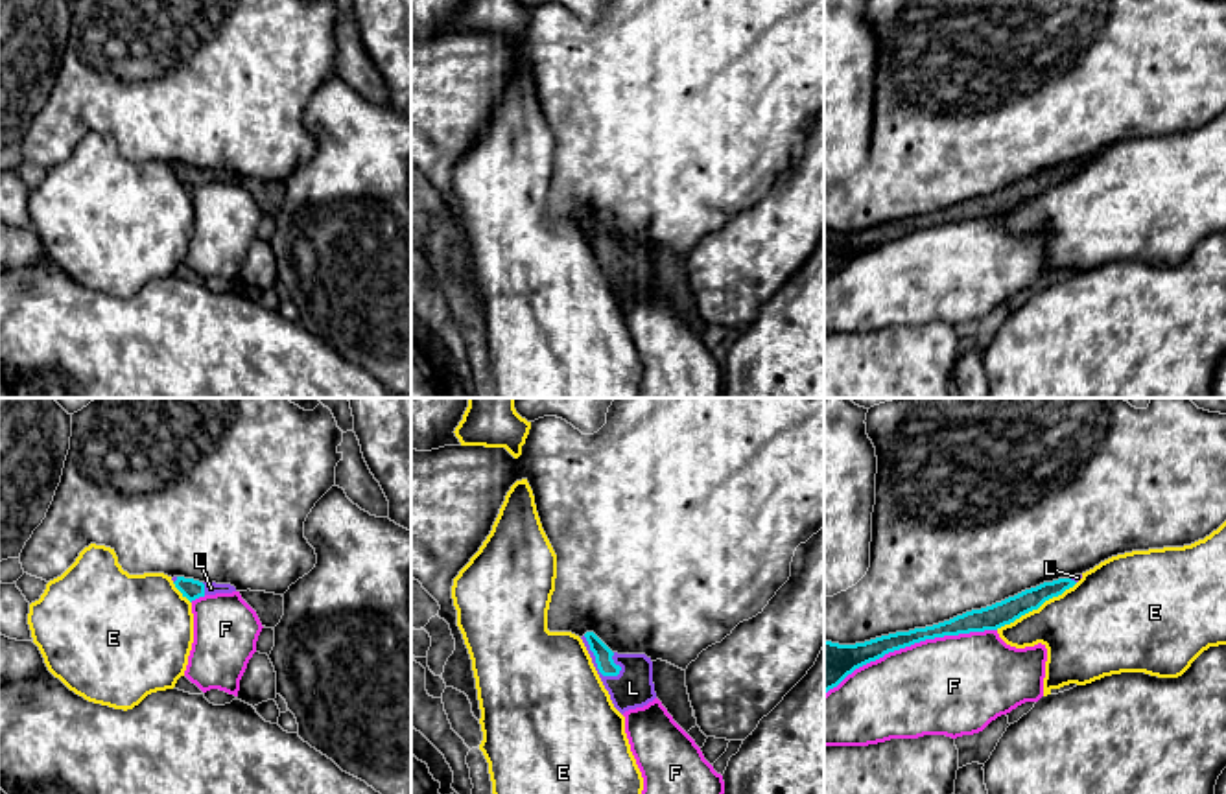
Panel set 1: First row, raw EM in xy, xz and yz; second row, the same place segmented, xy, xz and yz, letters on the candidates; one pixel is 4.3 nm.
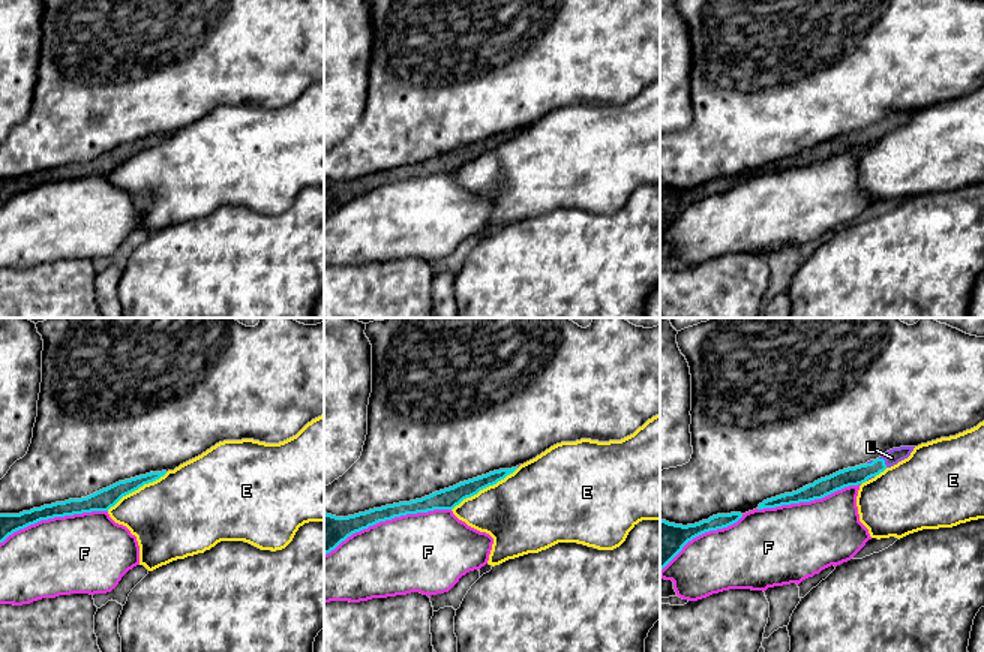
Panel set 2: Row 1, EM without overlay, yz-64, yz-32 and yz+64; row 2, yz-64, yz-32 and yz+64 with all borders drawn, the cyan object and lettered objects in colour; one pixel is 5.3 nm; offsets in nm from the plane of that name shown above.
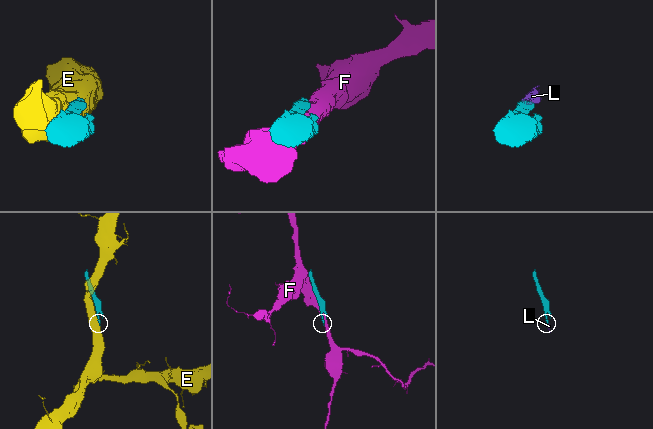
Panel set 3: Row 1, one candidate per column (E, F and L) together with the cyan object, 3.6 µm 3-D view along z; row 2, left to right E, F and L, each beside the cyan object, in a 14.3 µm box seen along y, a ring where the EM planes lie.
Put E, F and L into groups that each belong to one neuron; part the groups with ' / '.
E / F / L

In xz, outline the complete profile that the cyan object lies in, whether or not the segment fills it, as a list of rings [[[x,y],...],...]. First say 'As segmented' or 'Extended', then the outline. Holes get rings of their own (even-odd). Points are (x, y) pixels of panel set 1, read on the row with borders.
Extended. [[[586,632],[581,639],[614,707],[621,715],[656,698],[651,658],[612,652],[594,632]]]

